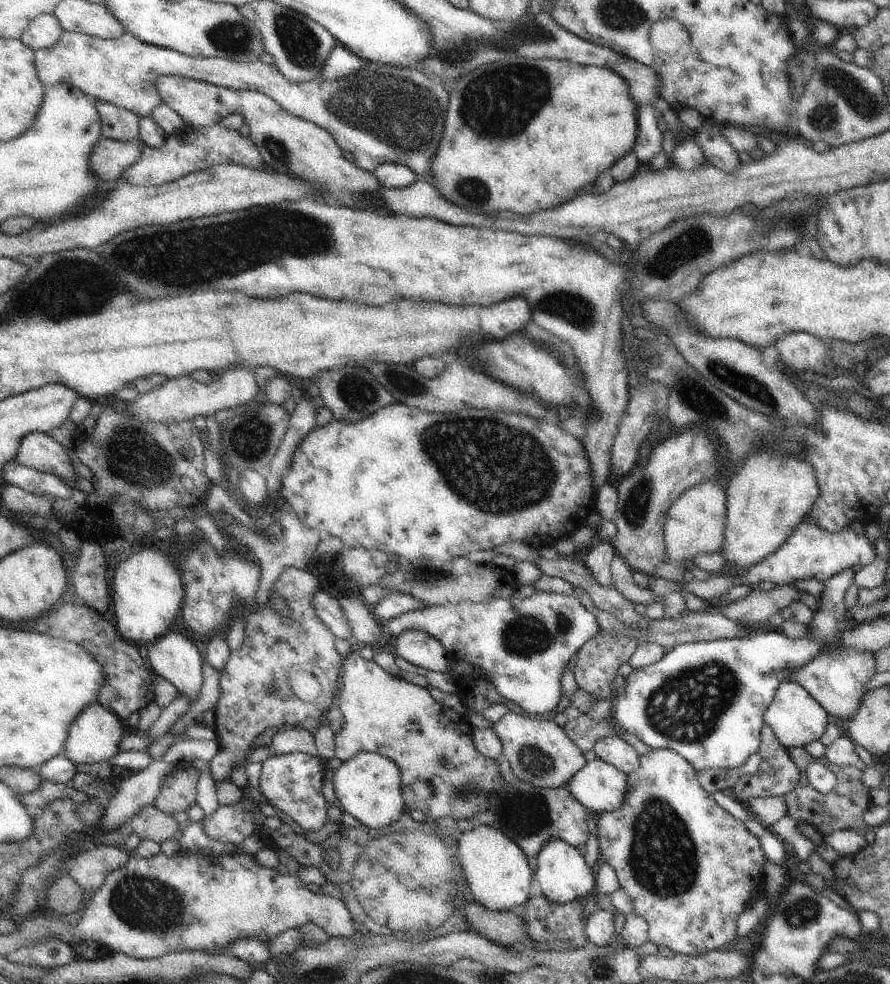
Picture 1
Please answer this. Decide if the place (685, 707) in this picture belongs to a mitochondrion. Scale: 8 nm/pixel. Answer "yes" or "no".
yes

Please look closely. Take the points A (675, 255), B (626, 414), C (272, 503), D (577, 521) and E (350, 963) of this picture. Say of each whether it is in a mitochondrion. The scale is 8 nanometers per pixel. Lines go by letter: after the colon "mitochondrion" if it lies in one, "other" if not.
A: mitochondrion
B: other
C: other
D: other
E: mitochondrion

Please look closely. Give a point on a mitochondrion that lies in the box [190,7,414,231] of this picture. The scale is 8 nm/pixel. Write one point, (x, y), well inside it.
(232, 39)

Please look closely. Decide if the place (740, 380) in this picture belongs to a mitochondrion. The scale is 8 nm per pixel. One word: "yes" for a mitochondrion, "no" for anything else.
yes

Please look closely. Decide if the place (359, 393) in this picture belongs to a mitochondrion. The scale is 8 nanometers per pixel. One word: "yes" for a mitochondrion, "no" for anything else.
yes

